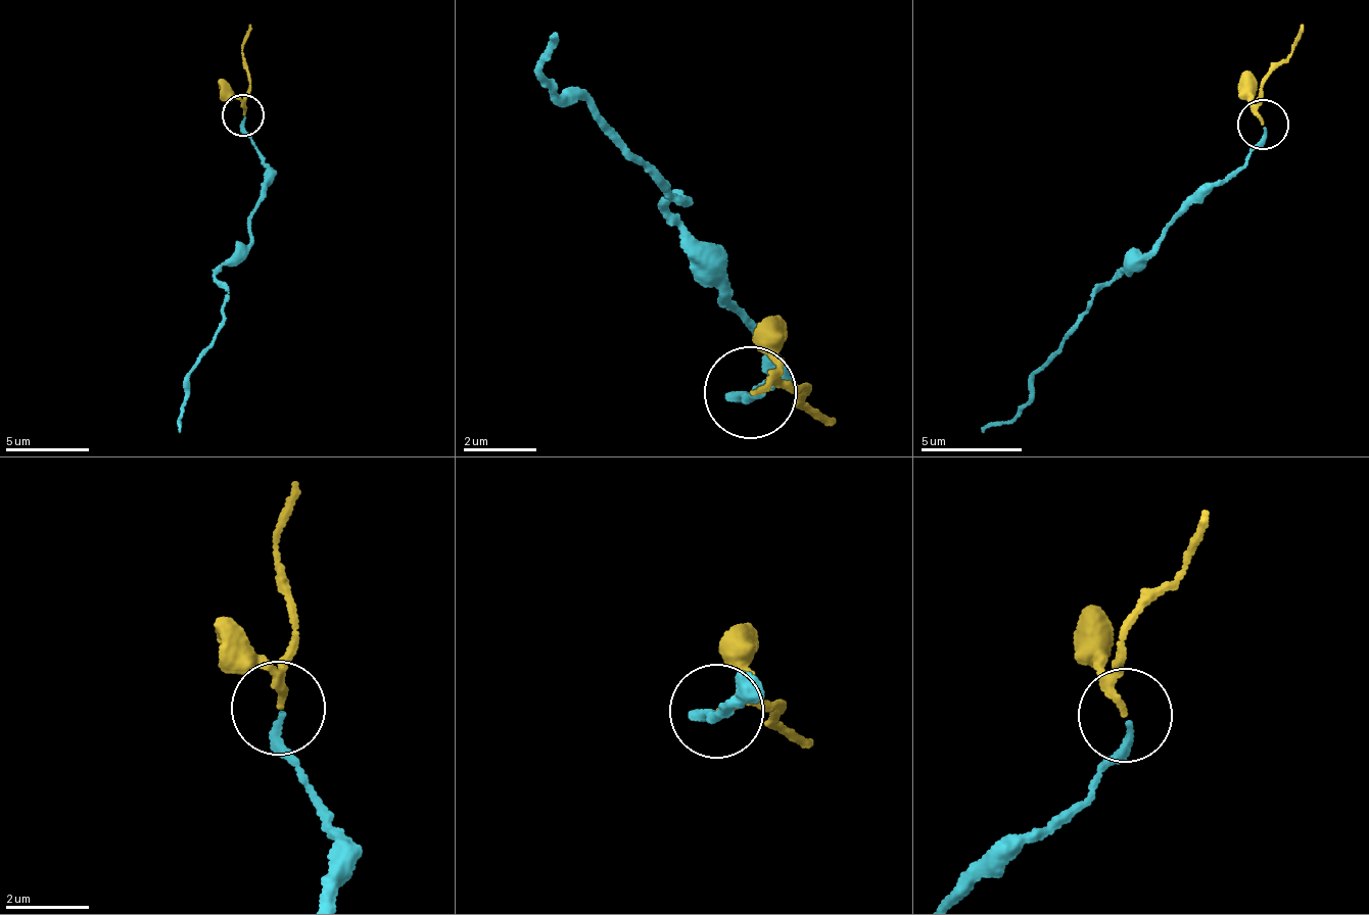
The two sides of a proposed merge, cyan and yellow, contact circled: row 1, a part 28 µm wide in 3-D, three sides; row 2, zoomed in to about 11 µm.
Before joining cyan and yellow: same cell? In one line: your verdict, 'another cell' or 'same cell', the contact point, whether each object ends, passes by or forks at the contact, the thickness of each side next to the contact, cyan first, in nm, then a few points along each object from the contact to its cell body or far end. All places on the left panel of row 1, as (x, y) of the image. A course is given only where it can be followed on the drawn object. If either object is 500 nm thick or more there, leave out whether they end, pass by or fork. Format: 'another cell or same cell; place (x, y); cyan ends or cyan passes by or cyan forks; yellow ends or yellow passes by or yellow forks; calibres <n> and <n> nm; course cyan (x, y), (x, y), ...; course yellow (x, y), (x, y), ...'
same cell; place (243, 114); cyan ends; yellow passes by; calibres 200 and 120 nm; course cyan (245, 115), (263, 154), (264, 190), (247, 244), (218, 273), (223, 311), (191, 374), (178, 432); course yellow (243, 116), (249, 76), (241, 49), (251, 22)

